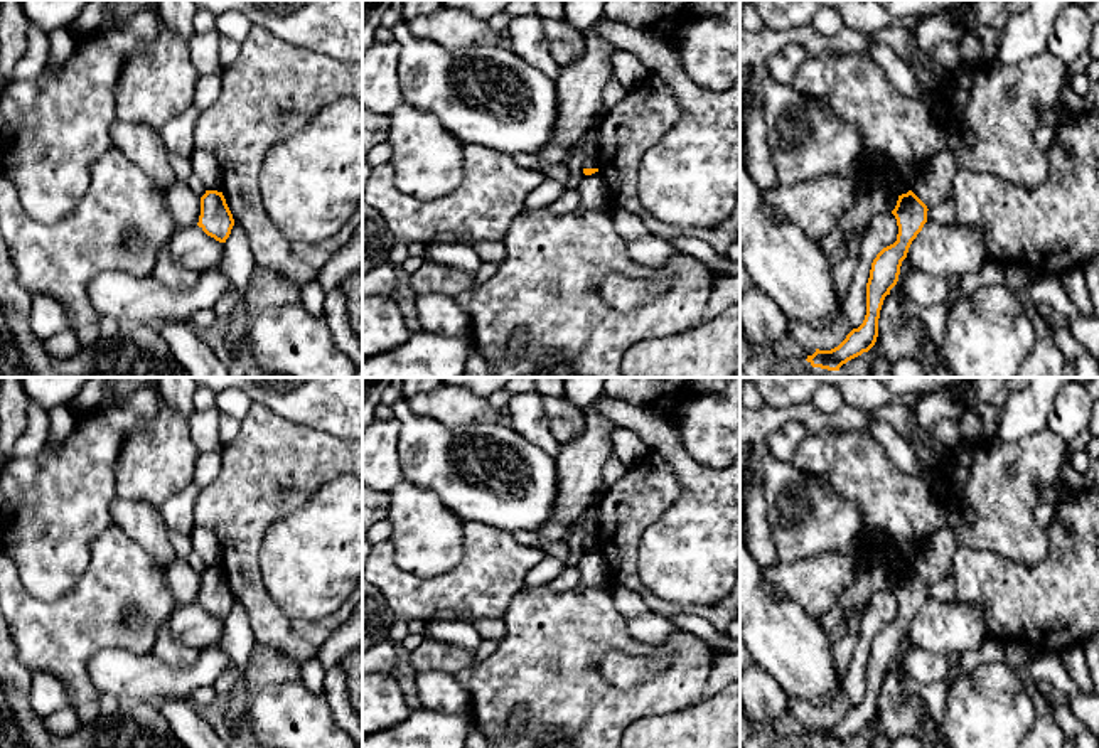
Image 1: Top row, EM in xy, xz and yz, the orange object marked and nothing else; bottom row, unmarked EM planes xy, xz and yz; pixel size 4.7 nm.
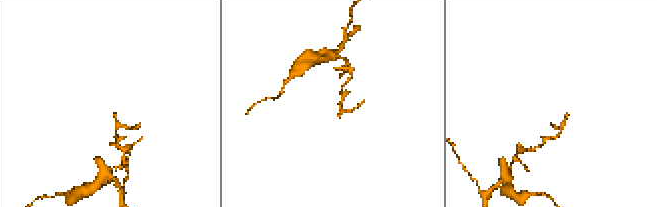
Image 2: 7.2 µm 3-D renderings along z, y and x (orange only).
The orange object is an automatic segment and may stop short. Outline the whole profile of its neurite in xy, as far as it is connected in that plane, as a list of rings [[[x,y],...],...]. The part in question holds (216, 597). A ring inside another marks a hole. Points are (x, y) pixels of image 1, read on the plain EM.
[[[206,568],[201,574],[201,593],[197,603],[216,618],[226,620],[234,603],[234,596],[222,569]]]

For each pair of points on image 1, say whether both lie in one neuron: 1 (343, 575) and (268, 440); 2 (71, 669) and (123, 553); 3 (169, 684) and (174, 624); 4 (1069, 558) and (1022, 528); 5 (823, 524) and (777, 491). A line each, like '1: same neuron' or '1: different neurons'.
1: different neurons
2: same neuron
3: different neurons
4: different neurons
5: same neuron

